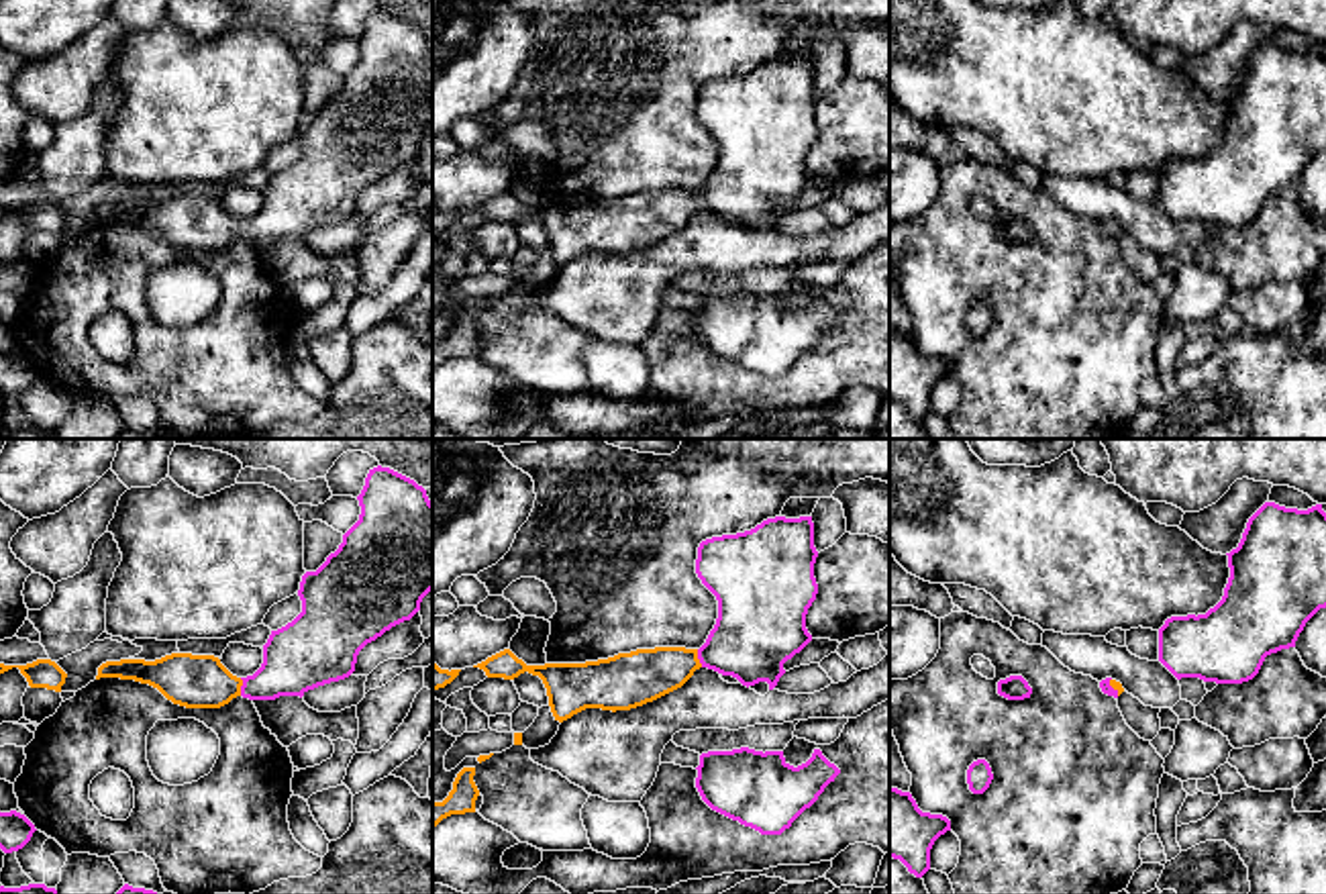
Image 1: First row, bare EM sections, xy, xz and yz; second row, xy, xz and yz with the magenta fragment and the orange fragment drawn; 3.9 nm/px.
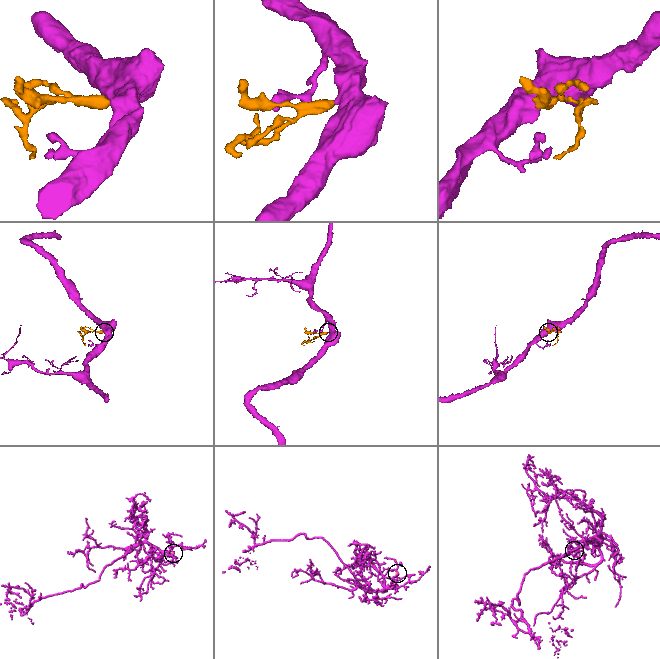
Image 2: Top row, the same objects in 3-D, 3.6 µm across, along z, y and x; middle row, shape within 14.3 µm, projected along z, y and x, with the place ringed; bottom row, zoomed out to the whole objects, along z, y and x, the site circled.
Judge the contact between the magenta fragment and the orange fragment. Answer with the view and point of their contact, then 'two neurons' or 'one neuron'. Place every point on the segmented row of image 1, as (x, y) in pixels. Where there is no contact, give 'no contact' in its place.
xy (241, 686) | one neuron

